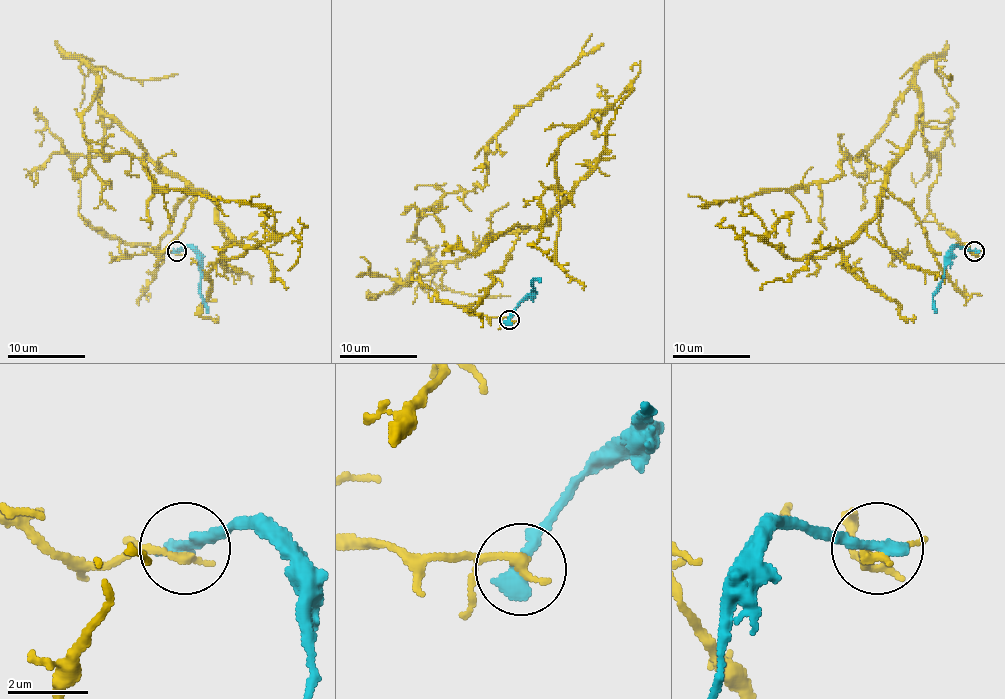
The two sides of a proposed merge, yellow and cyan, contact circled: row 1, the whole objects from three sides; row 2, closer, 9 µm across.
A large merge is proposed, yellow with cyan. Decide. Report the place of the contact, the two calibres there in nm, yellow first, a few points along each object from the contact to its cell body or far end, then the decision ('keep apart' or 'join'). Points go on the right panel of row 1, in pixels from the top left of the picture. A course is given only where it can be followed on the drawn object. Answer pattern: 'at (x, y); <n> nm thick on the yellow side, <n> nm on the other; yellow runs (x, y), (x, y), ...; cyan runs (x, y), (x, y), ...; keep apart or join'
at (974, 251); 170 nm thick on the yellow side, 480 nm on the other; yellow runs (973, 252), (931, 212), (938, 161), (911, 87), (828, 181), (717, 202), (688, 194); cyan runs (973, 250), (956, 247), (948, 254), (944, 278), (933, 297), (936, 313); keep apart

